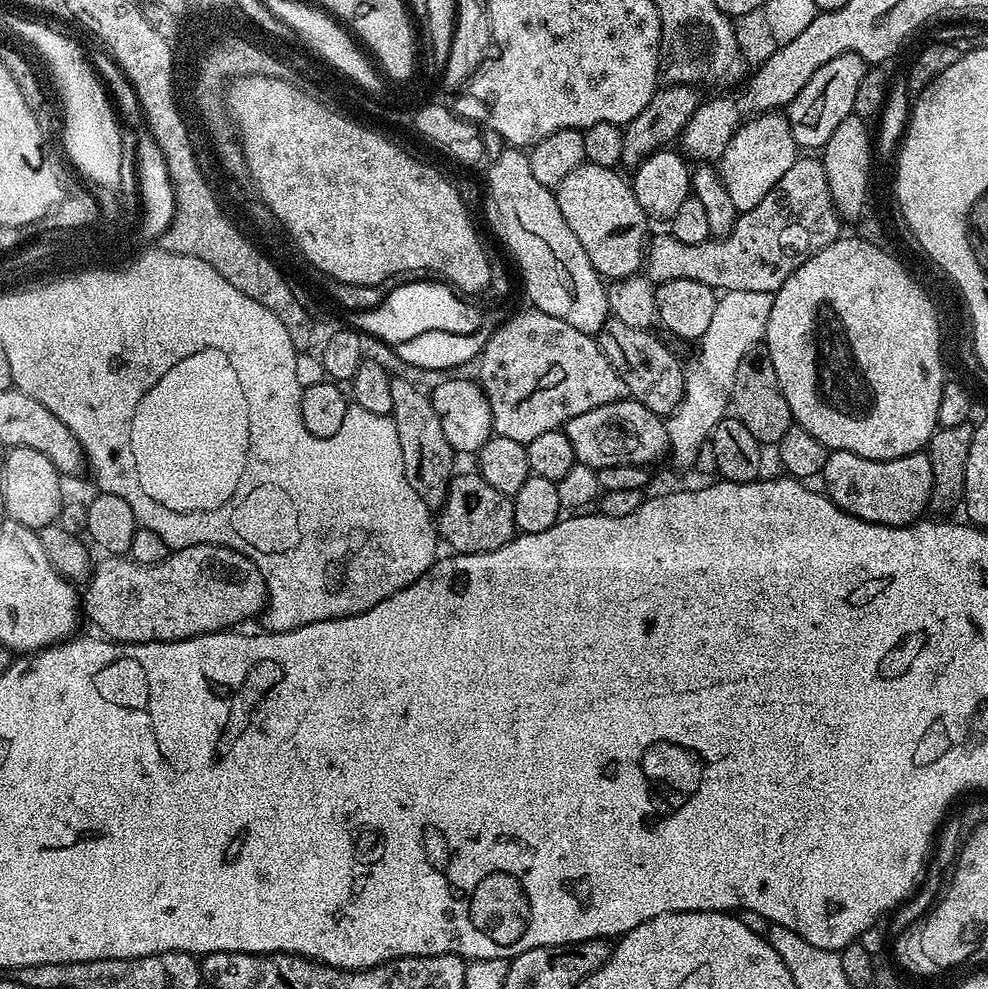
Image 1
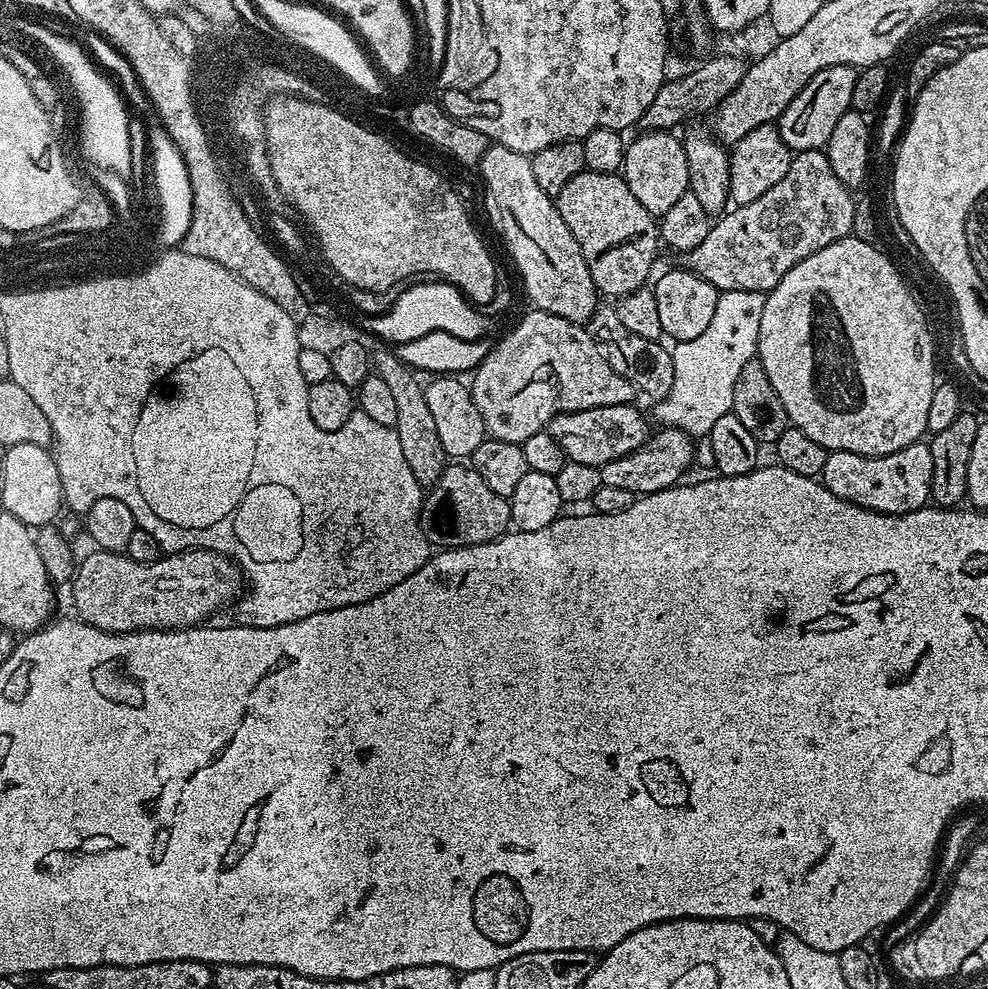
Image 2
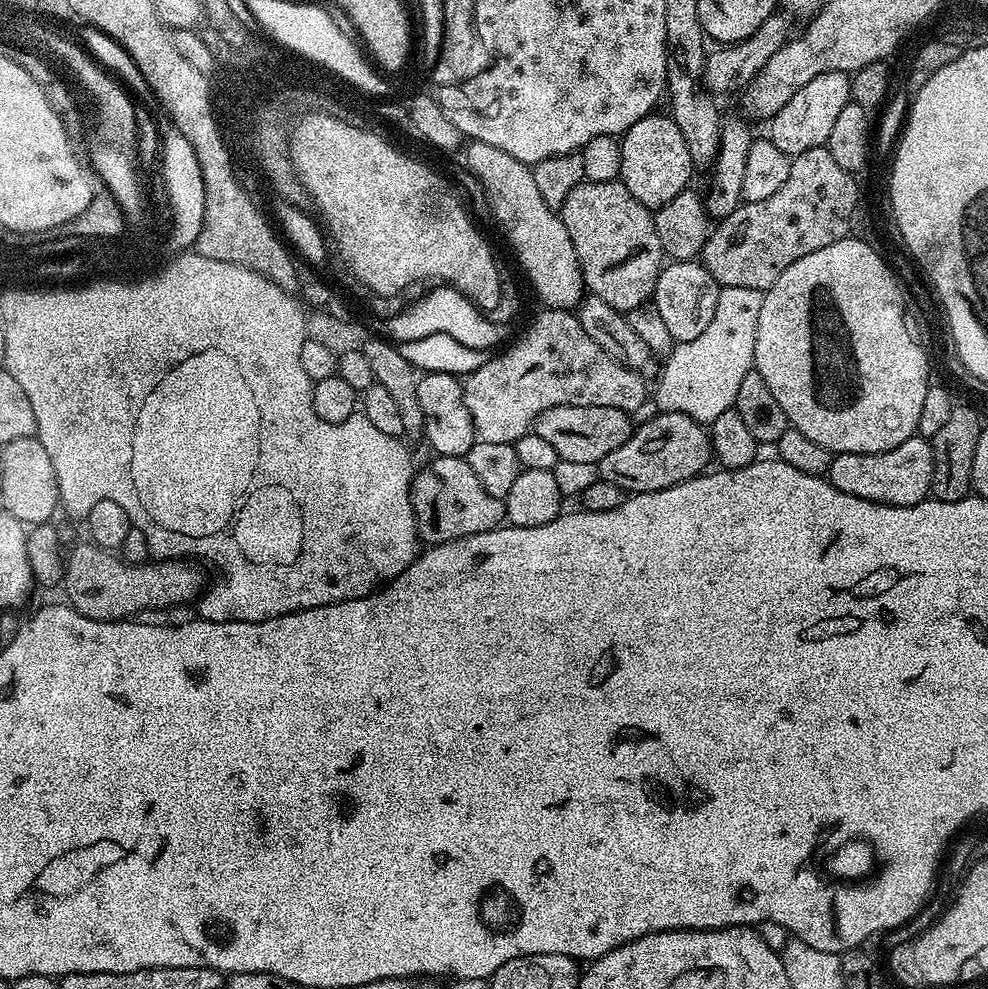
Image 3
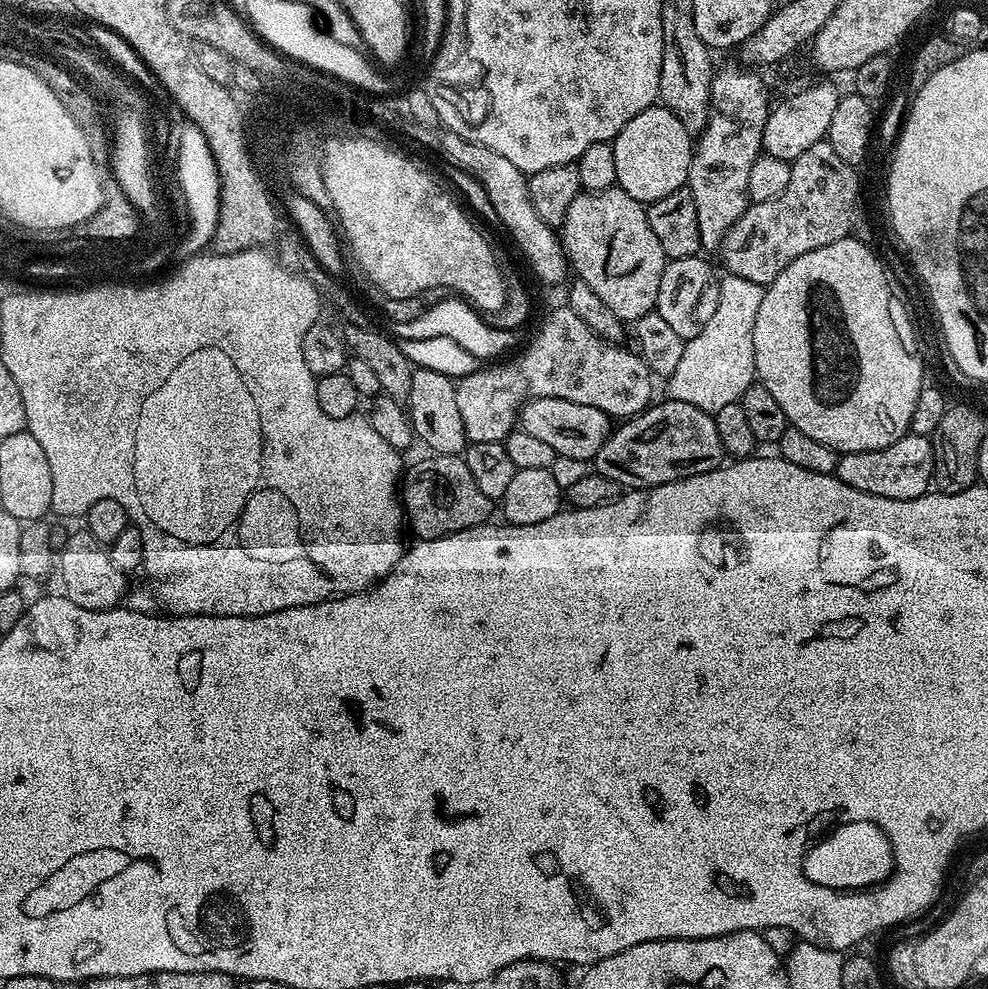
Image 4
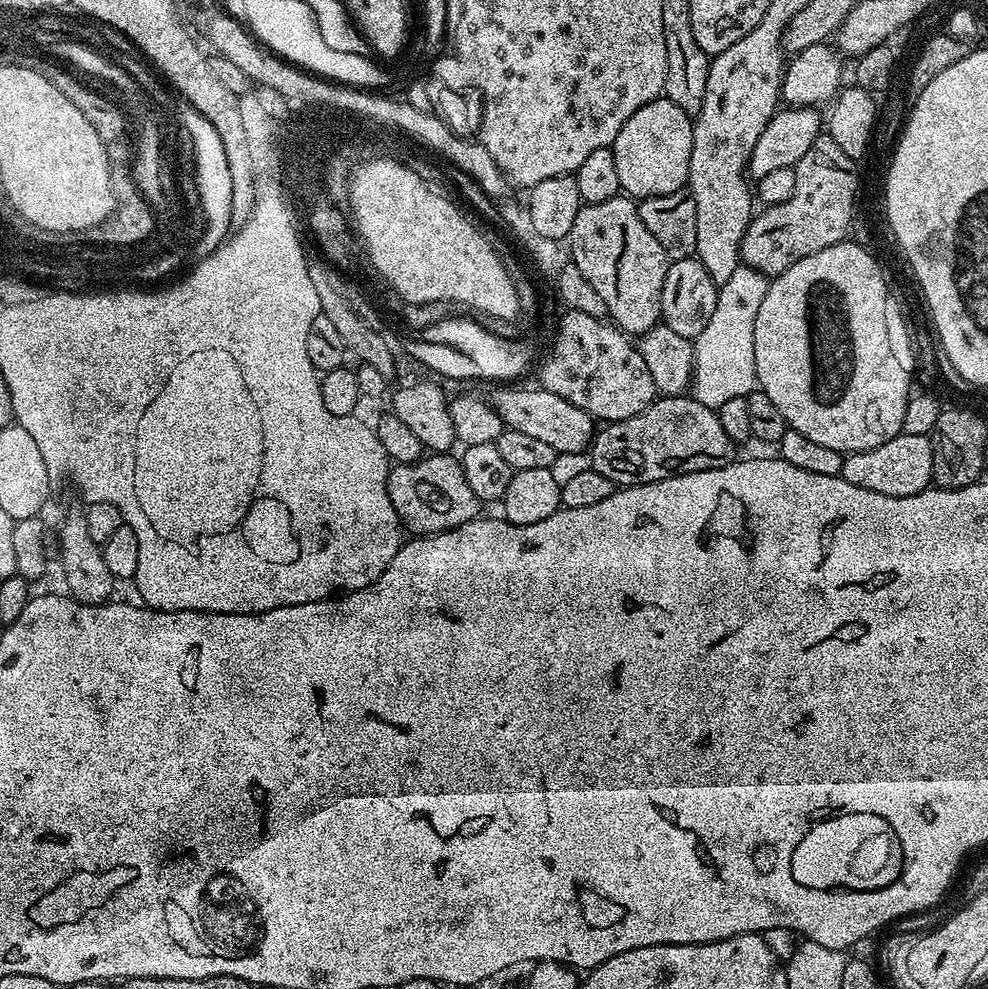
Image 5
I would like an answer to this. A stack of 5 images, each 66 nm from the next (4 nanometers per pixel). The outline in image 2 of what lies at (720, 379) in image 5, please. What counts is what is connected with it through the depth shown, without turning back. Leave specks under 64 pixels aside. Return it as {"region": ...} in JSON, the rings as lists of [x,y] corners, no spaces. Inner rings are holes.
{"region":[[[750,290],[722,292],[710,326],[706,326],[698,338],[679,341],[671,349],[674,386],[670,386],[670,394],[655,401],[657,425],[681,428],[693,438],[704,438],[722,414],[732,411],[734,382],[738,382],[742,366],[757,355],[764,298],[765,293]]]}

